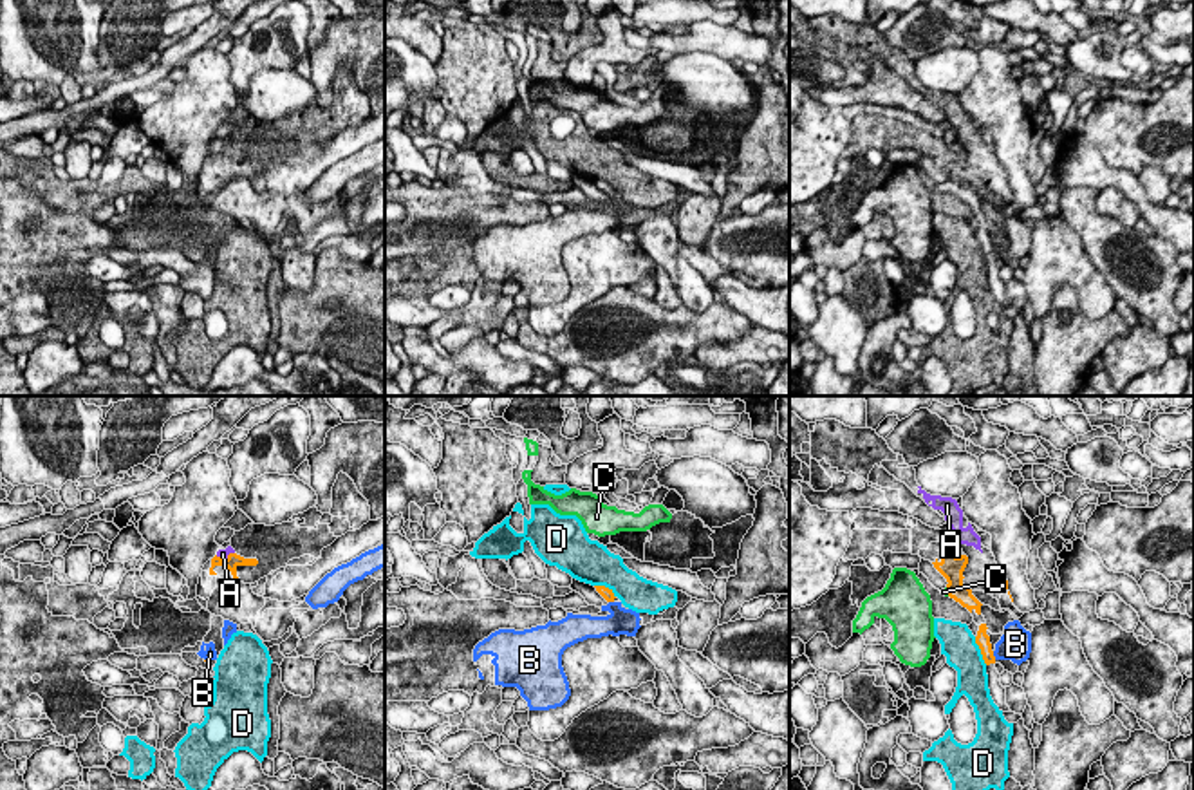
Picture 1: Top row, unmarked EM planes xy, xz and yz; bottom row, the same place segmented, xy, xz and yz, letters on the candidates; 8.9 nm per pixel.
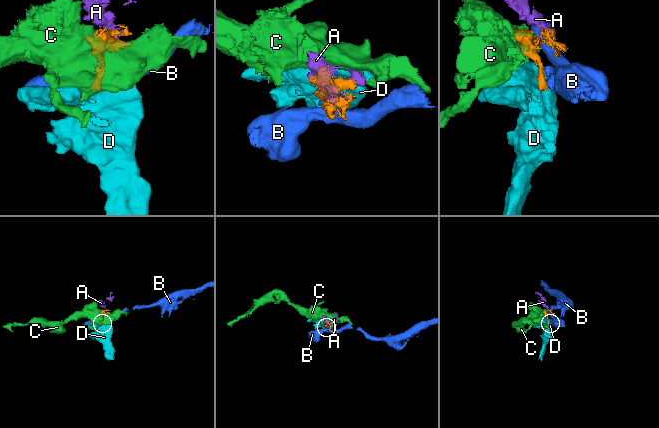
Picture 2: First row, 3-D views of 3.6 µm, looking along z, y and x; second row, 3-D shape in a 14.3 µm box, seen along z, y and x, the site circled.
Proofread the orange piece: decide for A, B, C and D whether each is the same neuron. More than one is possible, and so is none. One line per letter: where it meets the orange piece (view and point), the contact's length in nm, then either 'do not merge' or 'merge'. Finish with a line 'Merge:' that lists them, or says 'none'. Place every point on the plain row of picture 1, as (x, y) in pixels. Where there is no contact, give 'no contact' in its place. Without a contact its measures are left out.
A: meets orange in xy at (224, 154); contact 180 nm long; merge
B: meets orange in yz at (992, 250); contact 90 nm long; do not merge
C: meets orange in yz at (947, 185); contact 90 nm long; do not merge
D: meets orange in yz at (981, 246); contact 280 nm long; do not merge
Merge: A

